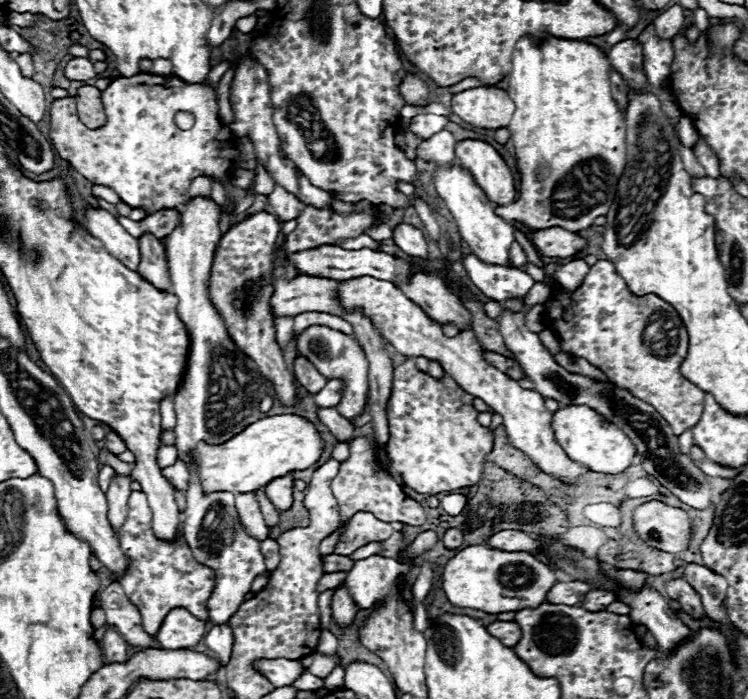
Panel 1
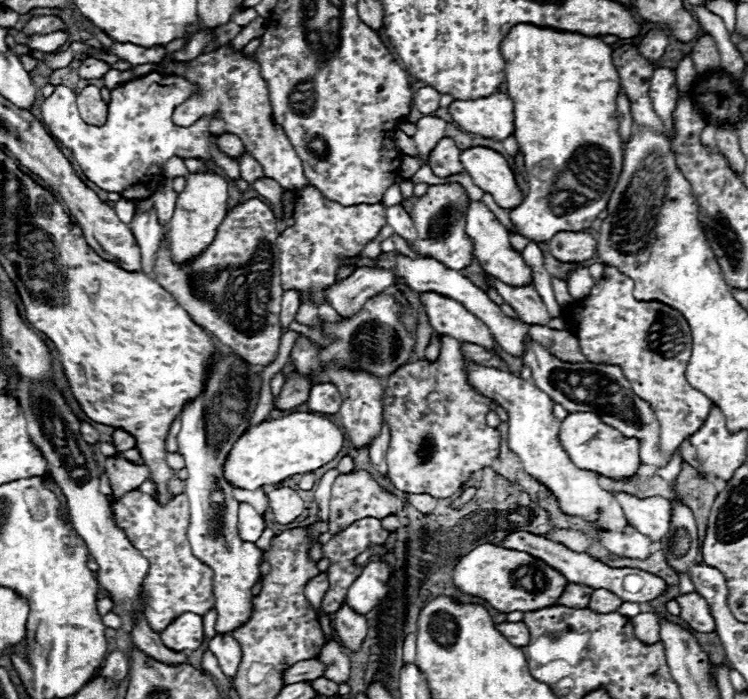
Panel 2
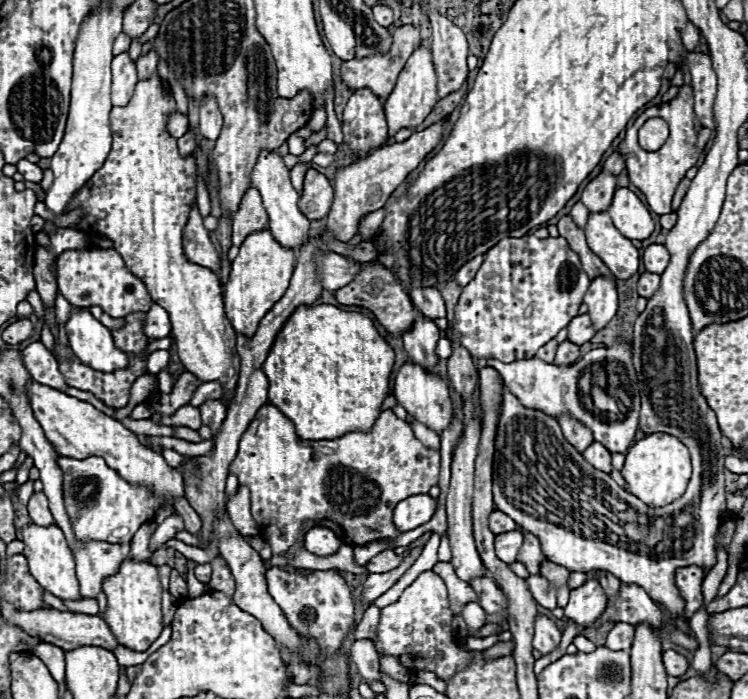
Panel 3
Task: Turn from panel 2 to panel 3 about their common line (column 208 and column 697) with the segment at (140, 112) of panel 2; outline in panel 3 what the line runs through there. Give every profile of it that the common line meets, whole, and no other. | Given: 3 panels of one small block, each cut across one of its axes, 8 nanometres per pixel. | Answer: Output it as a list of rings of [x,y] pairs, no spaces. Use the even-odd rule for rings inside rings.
[[[682,86],[678,98],[674,98],[674,100],[670,100],[666,104],[658,104],[654,108],[648,108],[646,112],[642,112],[636,118],[634,126],[626,130],[626,138],[620,142],[620,148],[618,148],[618,152],[624,158],[630,182],[646,196],[646,200],[650,200],[650,204],[648,204],[650,210],[660,214],[660,216],[672,212],[670,204],[672,204],[674,192],[676,192],[680,180],[684,178],[686,170],[690,170],[696,164],[696,160],[698,160],[698,150],[696,150],[698,130],[694,128],[698,124],[698,120],[694,116],[692,104],[694,104],[692,88],[690,86]],[[650,118],[664,118],[668,122],[668,126],[670,126],[670,136],[668,136],[668,140],[664,142],[664,146],[658,152],[646,152],[646,150],[642,150],[638,146],[638,128]]]

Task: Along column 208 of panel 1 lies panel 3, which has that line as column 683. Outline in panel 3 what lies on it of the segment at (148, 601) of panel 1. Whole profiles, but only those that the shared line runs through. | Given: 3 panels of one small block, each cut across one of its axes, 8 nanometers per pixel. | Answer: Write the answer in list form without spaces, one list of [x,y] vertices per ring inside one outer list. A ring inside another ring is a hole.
[[[686,566],[676,570],[676,584],[680,588],[682,598],[686,600],[684,618],[690,618],[702,606],[702,590],[700,590],[702,578],[704,578],[704,572],[698,566]]]

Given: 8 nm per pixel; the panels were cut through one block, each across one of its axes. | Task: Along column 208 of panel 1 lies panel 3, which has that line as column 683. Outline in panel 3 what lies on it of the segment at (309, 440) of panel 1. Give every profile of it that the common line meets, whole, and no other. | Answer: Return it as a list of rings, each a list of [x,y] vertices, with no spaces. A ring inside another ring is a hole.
[[[654,432],[638,440],[626,454],[626,464],[622,476],[626,480],[626,490],[650,506],[666,506],[668,502],[682,496],[690,480],[690,454],[688,448],[674,436]]]

